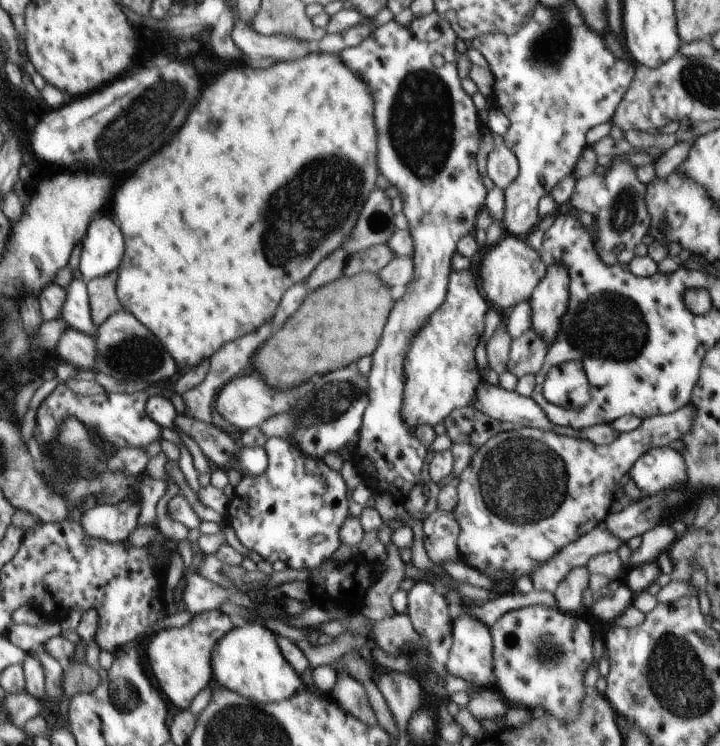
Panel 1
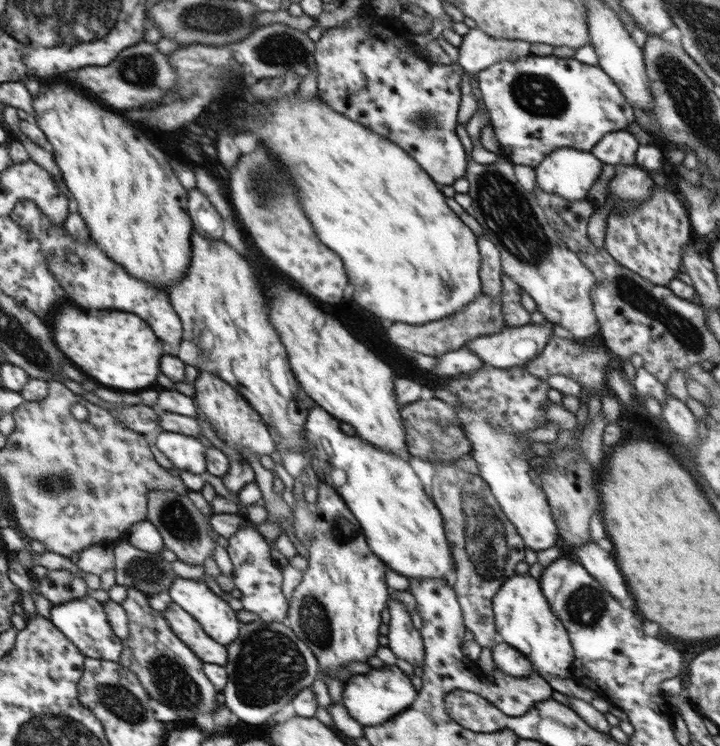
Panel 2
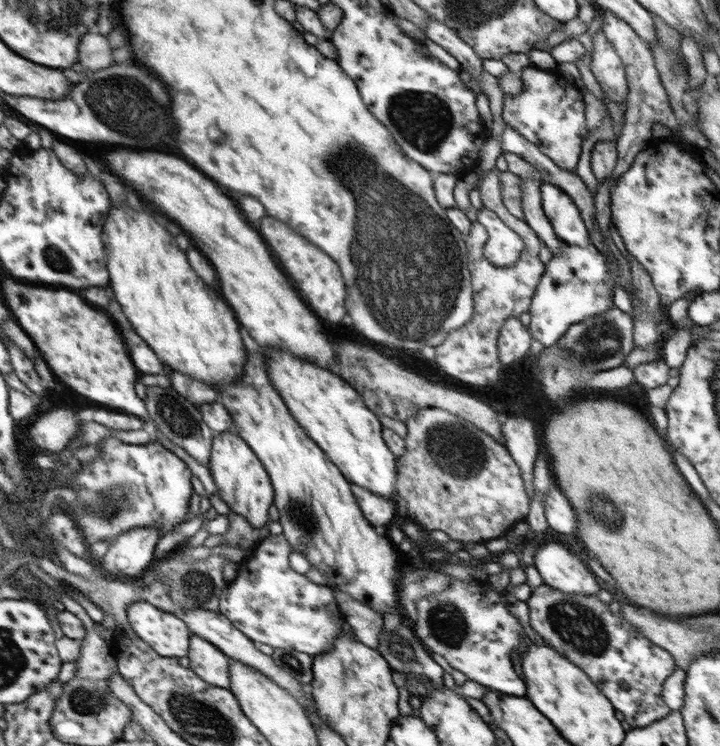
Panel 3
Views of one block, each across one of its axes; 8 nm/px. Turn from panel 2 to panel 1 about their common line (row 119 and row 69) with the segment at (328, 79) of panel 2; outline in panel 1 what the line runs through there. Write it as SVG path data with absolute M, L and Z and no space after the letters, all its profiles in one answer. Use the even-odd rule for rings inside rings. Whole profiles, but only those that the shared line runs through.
M434 10L426 16L413 17L408 26L401 26L393 18L390 22L376 27L376 30L374 30L362 44L345 48L342 52L339 52L340 60L342 60L356 76L362 76L364 82L368 84L370 92L372 92L372 98L374 98L374 124L376 124L376 140L378 140L378 144L376 144L376 154L378 154L378 156L376 156L376 164L378 164L378 170L380 170L382 176L386 176L388 182L390 182L392 186L396 186L398 192L400 192L400 197L403 202L403 213L409 222L409 232L413 240L412 258L414 270L412 280L407 284L406 291L402 298L395 301L388 322L386 322L386 326L384 327L384 334L382 334L382 338L380 338L380 342L378 343L378 348L374 350L374 354L371 354L372 364L370 372L367 374L367 394L370 404L368 404L366 410L364 410L362 428L360 428L360 440L358 440L358 450L356 450L358 456L360 456L362 460L372 462L372 468L374 468L372 484L374 484L374 488L378 488L380 493L394 496L396 500L406 500L408 494L410 494L410 490L421 481L420 478L422 478L422 470L424 470L424 460L426 460L426 454L428 454L428 449L418 440L414 431L406 426L406 422L404 422L402 416L400 416L404 394L404 360L406 360L406 352L408 352L408 346L410 346L410 338L412 338L414 334L418 334L420 328L428 322L428 318L444 304L444 300L446 300L446 291L448 290L448 276L450 276L450 272L452 272L452 259L454 254L456 254L456 245L463 236L466 236L468 233L474 233L474 229L476 228L475 223L477 222L476 217L483 207L485 207L488 189L482 181L483 178L478 173L476 167L476 152L478 152L483 125L479 120L479 111L476 110L472 97L464 92L461 80L458 77L458 69L456 69L456 39L457 34L452 26L450 26L450 22L448 22L446 18L442 18L442 16Z

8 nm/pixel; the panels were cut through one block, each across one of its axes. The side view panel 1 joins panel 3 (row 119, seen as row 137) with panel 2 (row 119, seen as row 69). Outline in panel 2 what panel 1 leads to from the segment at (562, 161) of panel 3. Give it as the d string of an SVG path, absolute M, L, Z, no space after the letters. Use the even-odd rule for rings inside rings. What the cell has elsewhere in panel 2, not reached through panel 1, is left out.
M533 54L506 57L480 70L478 86L480 100L486 104L490 125L500 143L504 158L512 165L528 165L536 169L550 152L558 148L574 148L591 152L598 140L608 132L626 130L635 120L633 106L620 92L614 80L599 66L588 66L574 57L554 58L554 55L538 56Z

